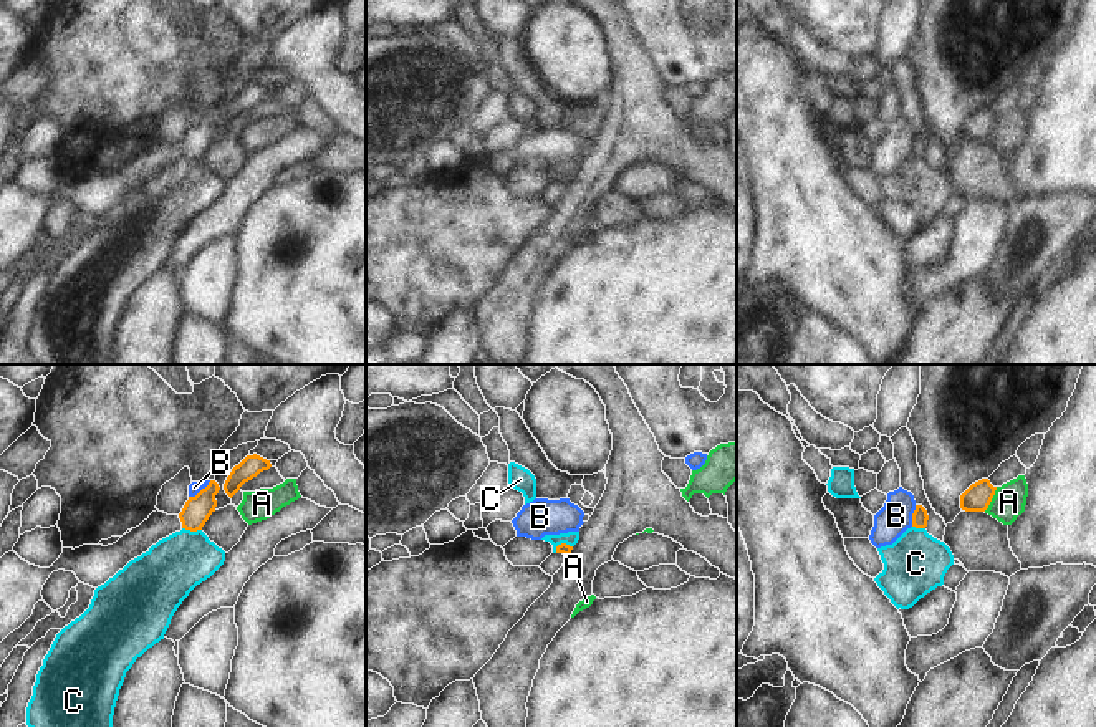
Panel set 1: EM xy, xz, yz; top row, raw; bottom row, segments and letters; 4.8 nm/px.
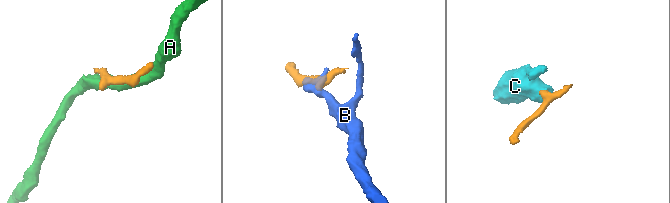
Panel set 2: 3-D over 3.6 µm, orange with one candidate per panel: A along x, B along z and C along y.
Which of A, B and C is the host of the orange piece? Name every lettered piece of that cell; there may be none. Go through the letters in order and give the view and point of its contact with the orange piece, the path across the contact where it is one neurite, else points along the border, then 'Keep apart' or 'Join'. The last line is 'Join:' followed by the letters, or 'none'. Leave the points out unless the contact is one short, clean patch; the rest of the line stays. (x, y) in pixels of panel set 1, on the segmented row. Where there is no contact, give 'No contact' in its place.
A: Touches orange at yz (992, 497). Keep apart
B: Touches orange at xy (201, 491). Boundary: xy (211, 481), (189, 497). Keep apart
C: Touches orange at xy (192, 530). Boundary: xy (182, 527), (201, 530). Keep apart
Join: none

